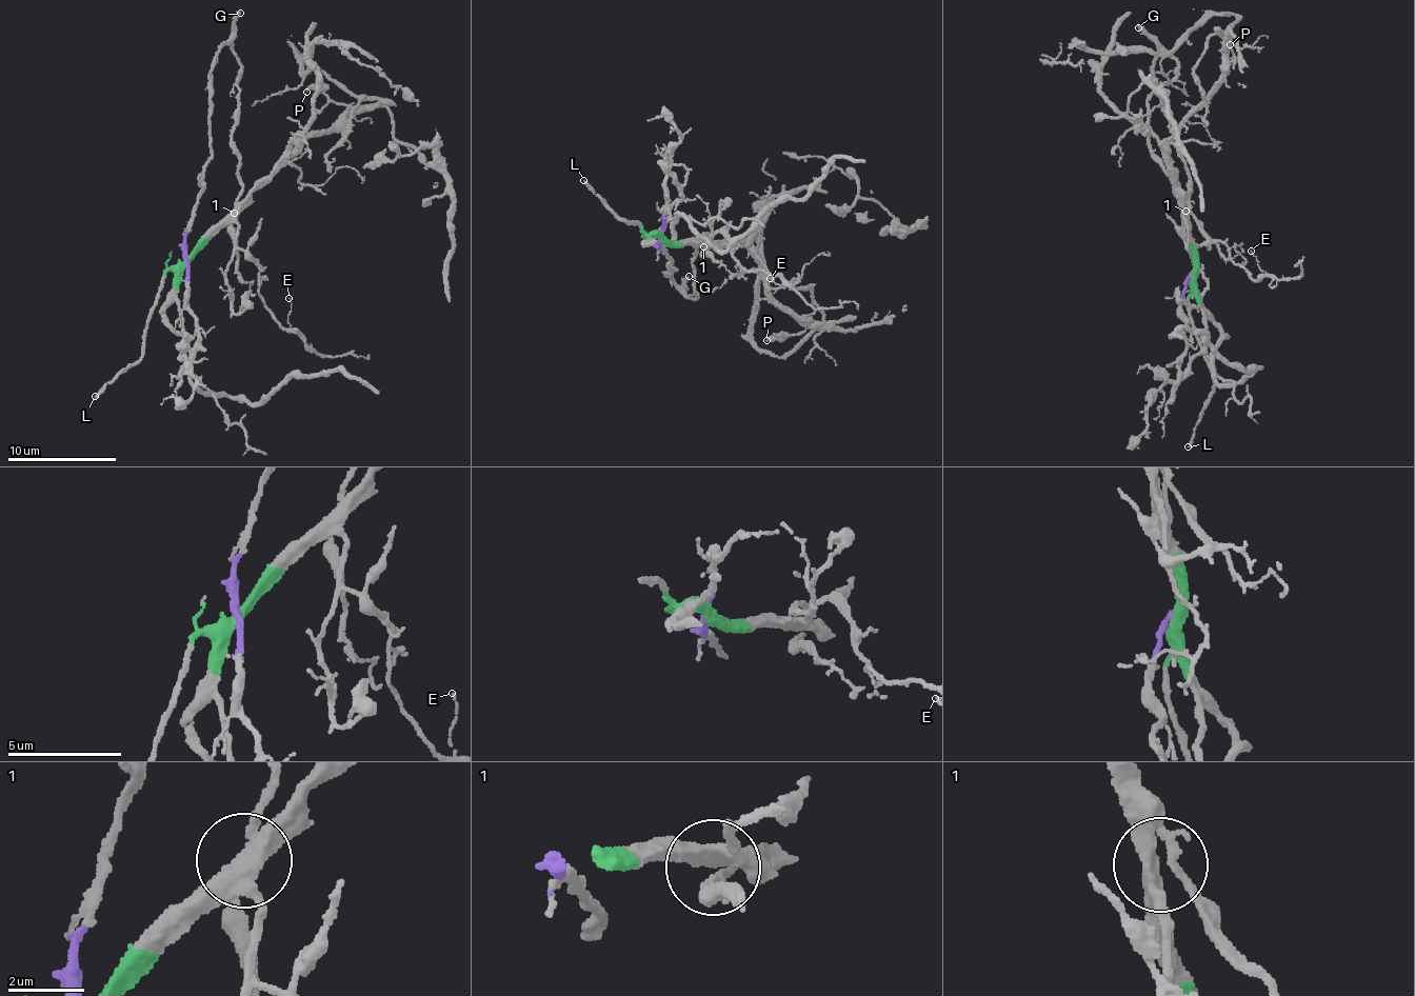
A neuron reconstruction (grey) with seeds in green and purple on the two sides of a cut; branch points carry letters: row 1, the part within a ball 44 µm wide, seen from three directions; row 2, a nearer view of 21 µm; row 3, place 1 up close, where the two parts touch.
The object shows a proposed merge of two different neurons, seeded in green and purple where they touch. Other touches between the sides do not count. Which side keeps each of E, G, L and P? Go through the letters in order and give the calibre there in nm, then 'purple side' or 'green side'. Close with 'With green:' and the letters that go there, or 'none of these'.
E: 90 nm | green side
G: 280 nm | purple side
L: 200 nm | green side
P: 340 nm | green side
With green: E, L, P

